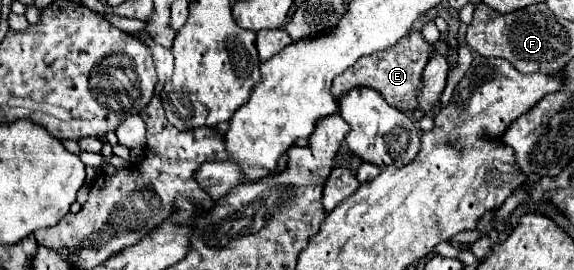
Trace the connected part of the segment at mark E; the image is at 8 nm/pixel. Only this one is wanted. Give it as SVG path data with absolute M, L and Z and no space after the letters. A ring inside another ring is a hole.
M411 30L393 46L393 50L381 50L381 54L369 54L369 58L361 58L361 62L355 62L345 70L345 74L337 76L337 82L333 82L333 98L341 98L347 90L353 90L357 86L373 88L383 94L385 102L389 106L401 110L401 112L413 112L417 110L417 90L421 90L421 70L425 68L425 62L429 62L429 54L433 54L435 46L431 46L421 30Z

